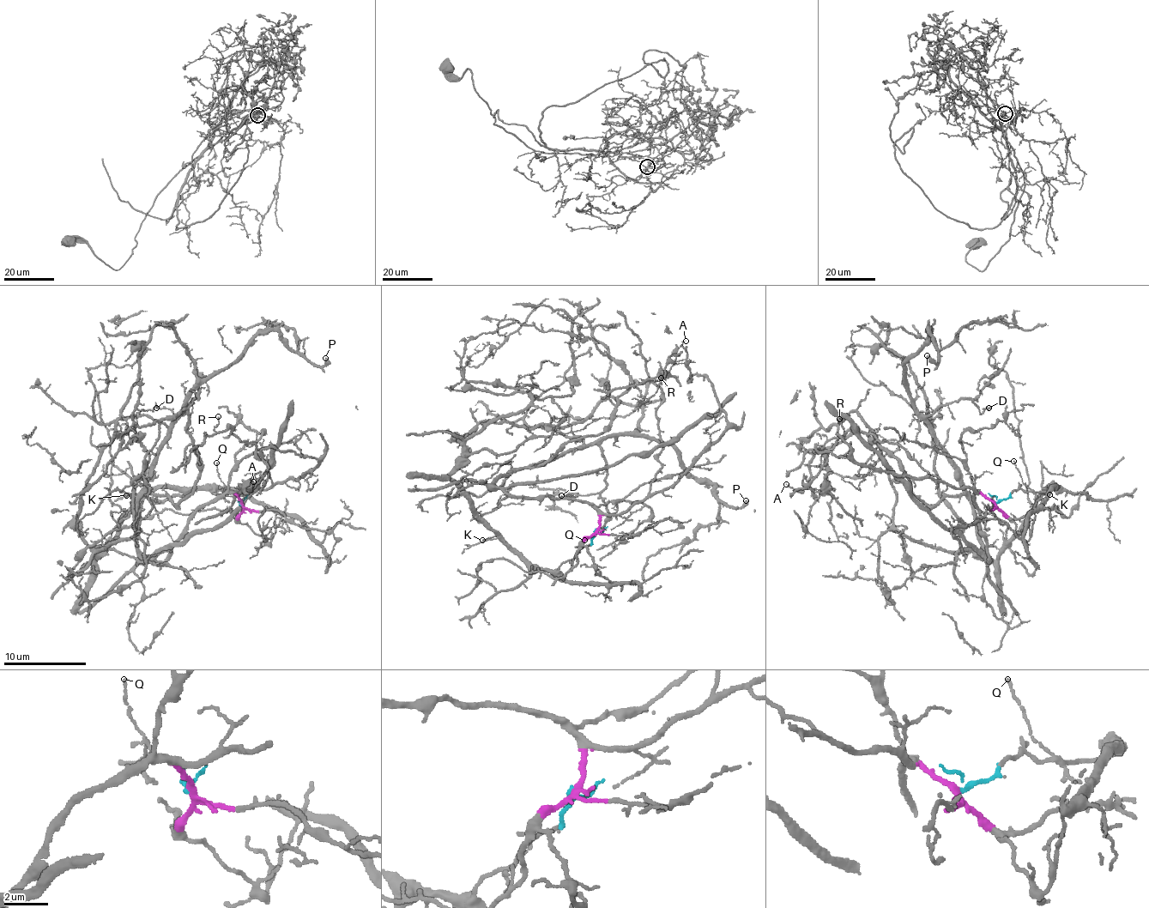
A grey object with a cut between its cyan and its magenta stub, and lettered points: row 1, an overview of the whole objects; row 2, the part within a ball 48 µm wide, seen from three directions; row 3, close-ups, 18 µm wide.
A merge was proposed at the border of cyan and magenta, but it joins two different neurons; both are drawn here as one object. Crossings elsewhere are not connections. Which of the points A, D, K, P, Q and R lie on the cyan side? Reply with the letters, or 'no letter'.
K, Q

